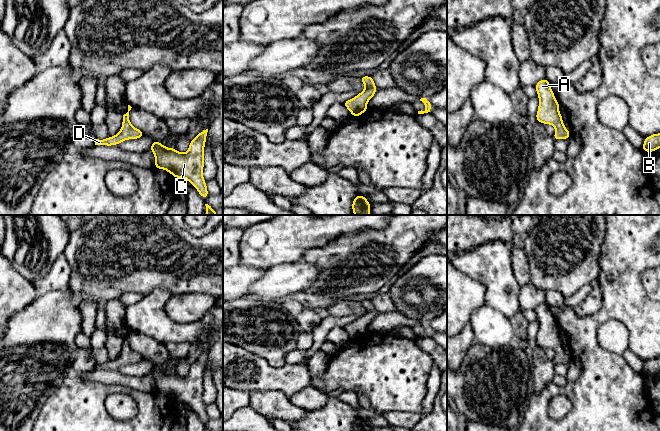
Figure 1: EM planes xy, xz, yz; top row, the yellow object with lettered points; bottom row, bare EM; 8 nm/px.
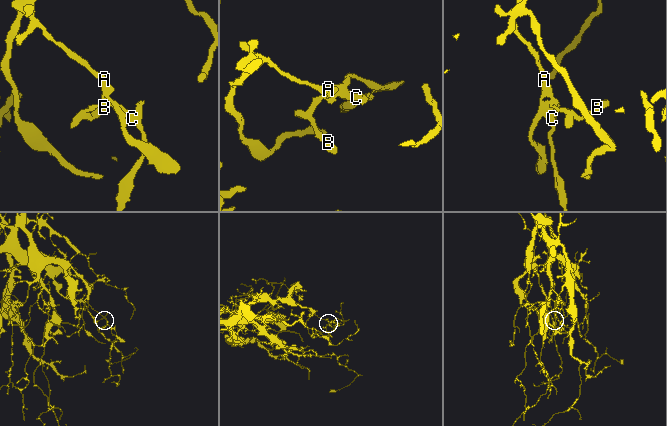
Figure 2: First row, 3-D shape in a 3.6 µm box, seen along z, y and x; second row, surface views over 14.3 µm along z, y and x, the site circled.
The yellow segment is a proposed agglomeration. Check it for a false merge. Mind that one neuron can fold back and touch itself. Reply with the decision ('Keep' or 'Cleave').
Keep

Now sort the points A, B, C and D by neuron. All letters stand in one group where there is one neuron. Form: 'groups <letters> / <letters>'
groups A B C D

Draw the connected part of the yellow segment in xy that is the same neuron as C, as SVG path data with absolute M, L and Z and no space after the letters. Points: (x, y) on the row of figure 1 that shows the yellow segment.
M208 129L203 130L193 138L186 153L179 153L175 148L167 148L156 140L150 148L155 156L155 168L168 171L175 179L185 178L198 190L203 199L209 195L202 175L207 132Z

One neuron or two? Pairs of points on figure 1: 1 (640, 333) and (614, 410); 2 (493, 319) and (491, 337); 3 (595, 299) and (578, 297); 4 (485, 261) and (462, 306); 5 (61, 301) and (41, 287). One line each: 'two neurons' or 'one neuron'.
1: one neuron
2: one neuron
3: two neurons
4: two neurons
5: two neurons

